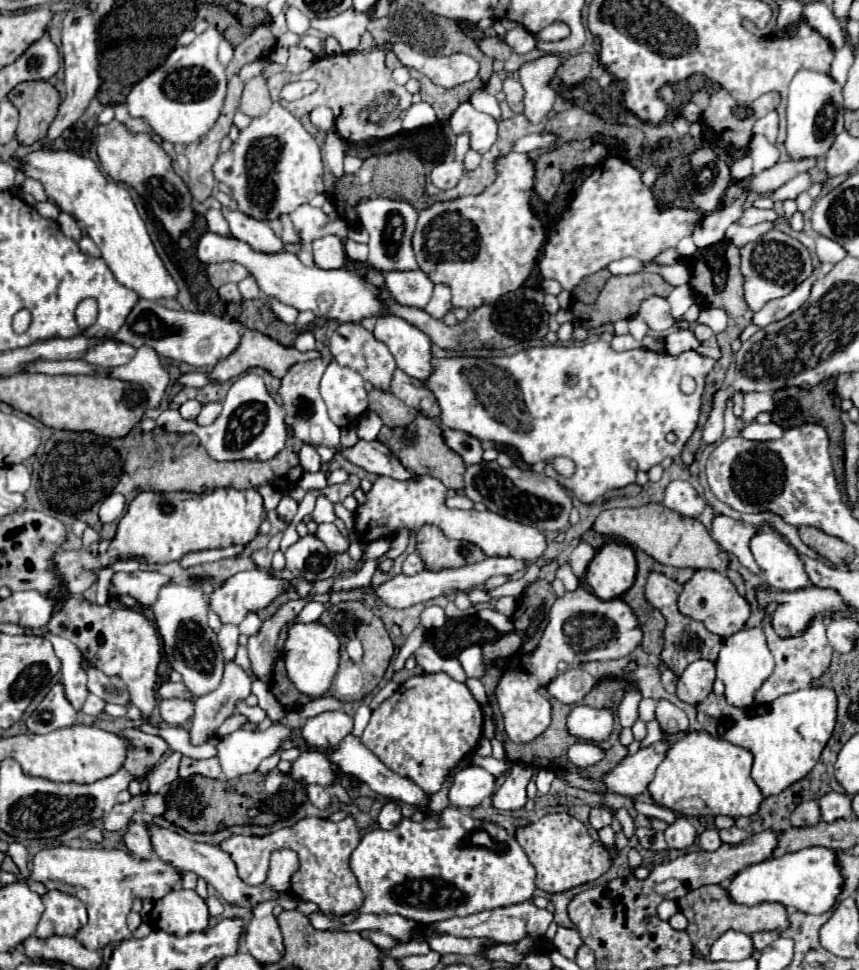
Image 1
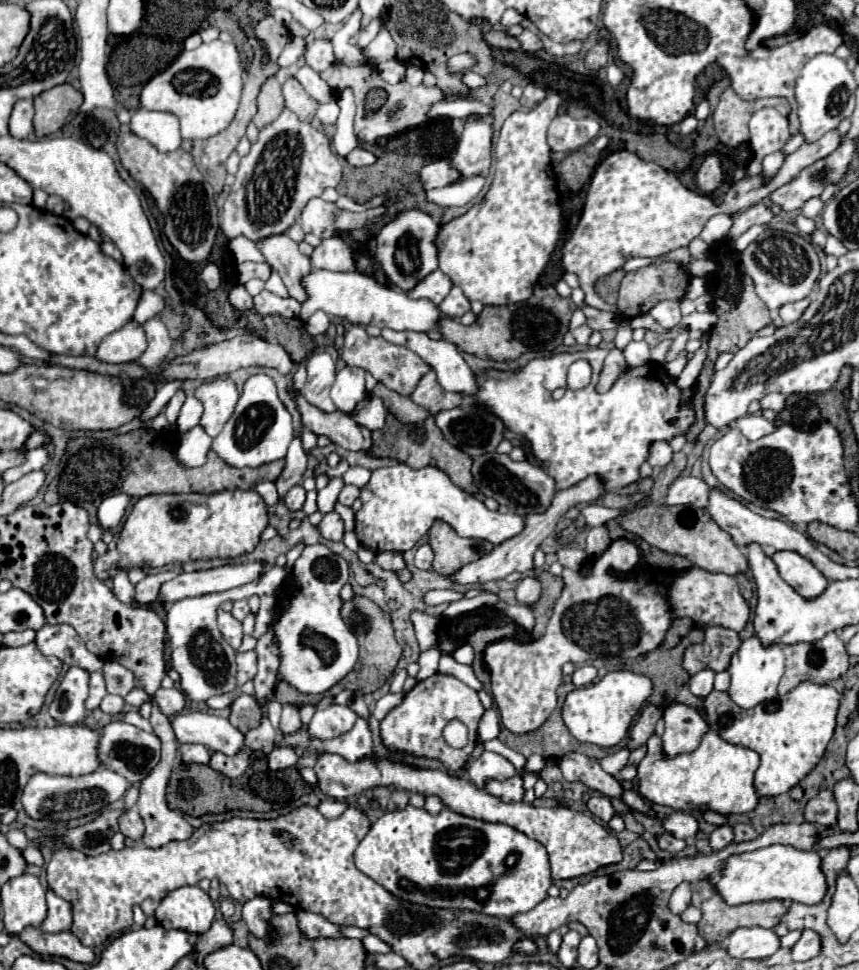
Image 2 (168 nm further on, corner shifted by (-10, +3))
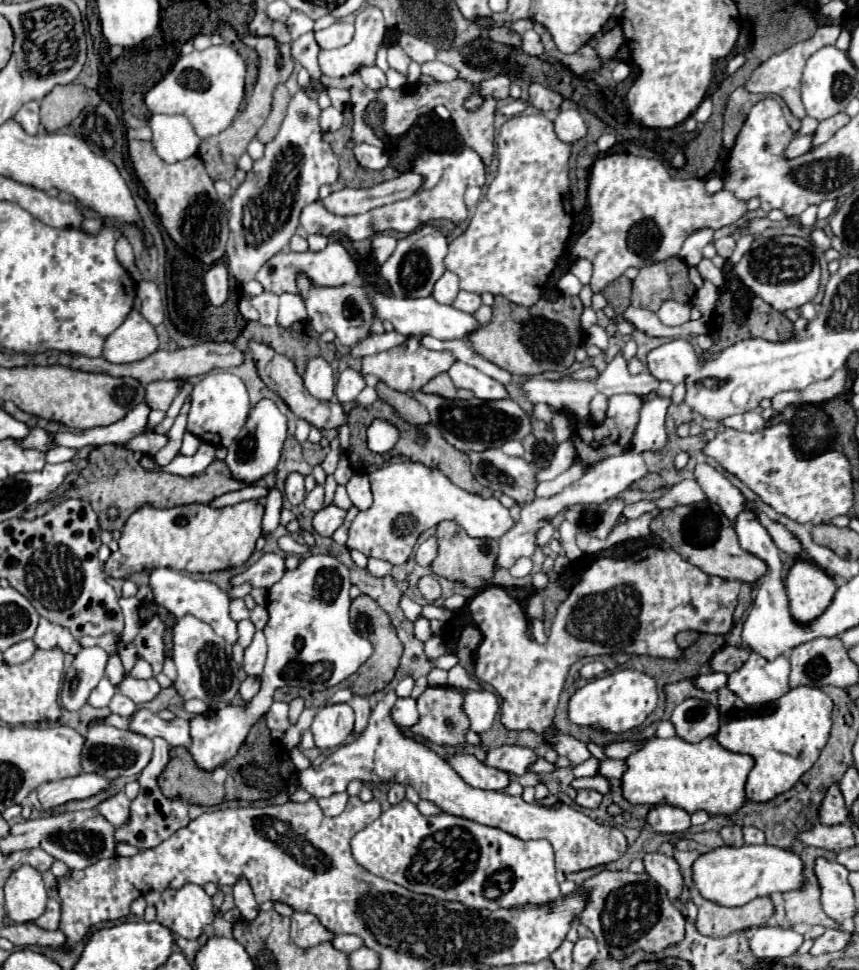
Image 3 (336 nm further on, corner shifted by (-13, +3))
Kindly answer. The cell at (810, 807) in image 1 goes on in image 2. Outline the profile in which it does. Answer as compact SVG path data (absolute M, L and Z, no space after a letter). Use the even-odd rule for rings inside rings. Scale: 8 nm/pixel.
M823 789L817 797L813 797L805 807L805 821L817 825L835 825L837 823L837 803L833 799L831 789Z

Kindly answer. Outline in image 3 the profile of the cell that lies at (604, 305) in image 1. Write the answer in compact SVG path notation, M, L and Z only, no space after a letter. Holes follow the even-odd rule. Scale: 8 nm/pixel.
M670 257L666 261L646 265L640 269L638 277L634 279L634 287L632 287L632 307L644 307L650 311L658 311L662 301L674 299L680 303L688 303L694 297L694 293L696 293L696 287L688 279L688 265L678 257Z

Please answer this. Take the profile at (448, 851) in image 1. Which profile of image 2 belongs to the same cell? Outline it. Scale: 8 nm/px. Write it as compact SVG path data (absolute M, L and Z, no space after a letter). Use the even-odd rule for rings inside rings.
M413 805L397 811L385 811L371 825L369 833L363 837L355 851L355 865L361 873L369 875L387 891L405 901L429 907L471 909L507 919L515 917L517 913L525 913L541 903L553 883L547 851L539 841L529 839L527 835L503 823L485 823L453 813L449 809L431 815L425 809L415 809Z

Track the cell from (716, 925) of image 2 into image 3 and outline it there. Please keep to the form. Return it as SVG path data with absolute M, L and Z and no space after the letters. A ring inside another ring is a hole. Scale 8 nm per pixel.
M700 893L692 897L698 905L696 927L708 937L726 937L736 931L764 925L774 915L774 903L770 897L758 897L742 907L722 907L704 899Z

